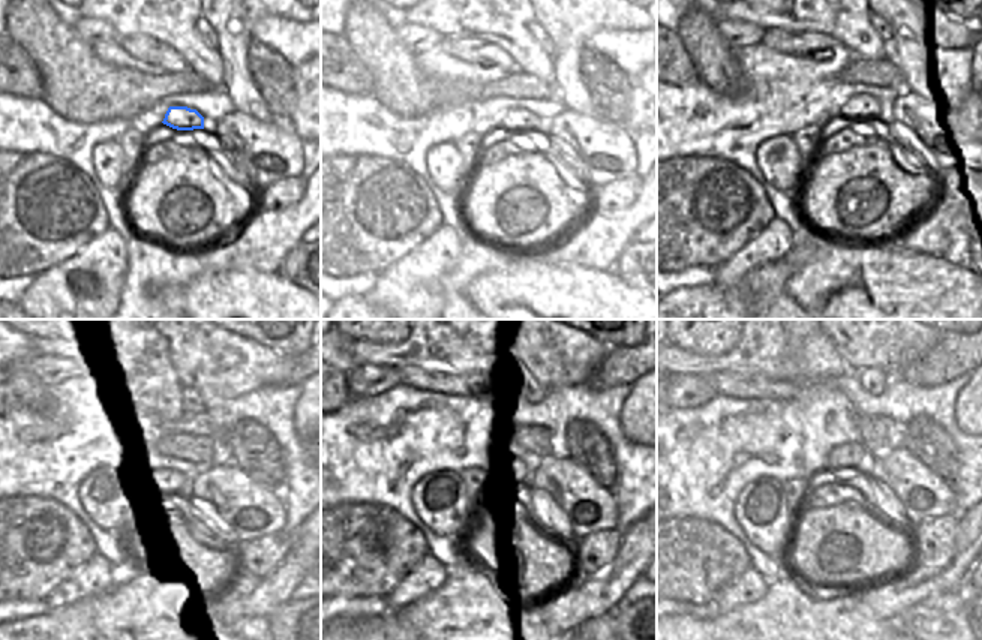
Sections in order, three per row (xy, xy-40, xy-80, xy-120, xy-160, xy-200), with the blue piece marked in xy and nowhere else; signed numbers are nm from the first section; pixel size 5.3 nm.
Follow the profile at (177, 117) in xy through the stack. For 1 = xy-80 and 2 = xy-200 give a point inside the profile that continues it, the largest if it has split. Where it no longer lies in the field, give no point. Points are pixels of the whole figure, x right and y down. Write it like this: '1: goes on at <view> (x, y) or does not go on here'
1: goes on at xy-80 (837, 123)
2: goes on at xy-200 (850, 454)

